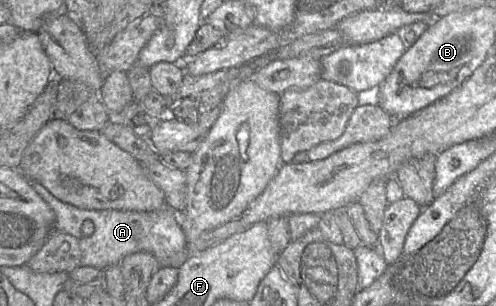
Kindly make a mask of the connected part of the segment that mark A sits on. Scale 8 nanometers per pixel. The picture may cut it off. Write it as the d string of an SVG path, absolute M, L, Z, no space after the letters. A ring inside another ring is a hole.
M38 181L30 182L53 210L54 229L78 239L81 249L80 266L92 266L103 271L107 267L119 265L125 256L137 252L152 254L162 267L180 268L188 259L187 241L179 226L178 213L169 207L151 212L80 209L56 198ZM87 220L94 224L94 232L90 236L84 236L81 232L81 226Z

